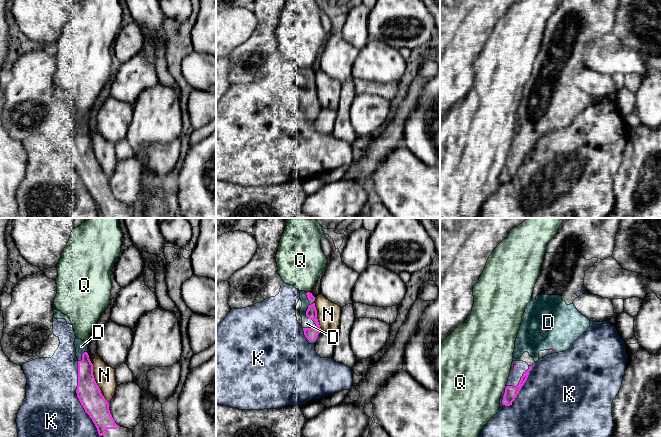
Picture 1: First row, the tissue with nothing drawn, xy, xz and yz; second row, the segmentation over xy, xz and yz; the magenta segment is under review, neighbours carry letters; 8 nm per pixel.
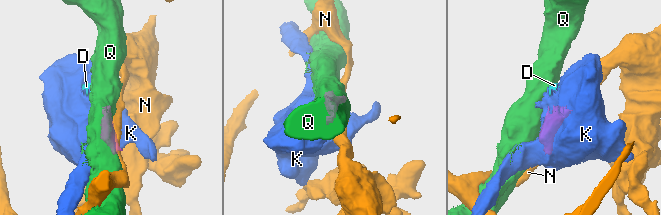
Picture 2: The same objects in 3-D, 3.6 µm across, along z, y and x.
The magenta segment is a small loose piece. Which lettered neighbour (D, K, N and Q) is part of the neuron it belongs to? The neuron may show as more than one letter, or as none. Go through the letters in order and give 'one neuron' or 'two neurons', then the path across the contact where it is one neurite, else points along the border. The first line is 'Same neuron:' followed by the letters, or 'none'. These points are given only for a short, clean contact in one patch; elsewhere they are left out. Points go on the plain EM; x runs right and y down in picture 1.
Same neuron: D
D: one neuron
K: two neurons
N: two neurons
Q: two neurons

